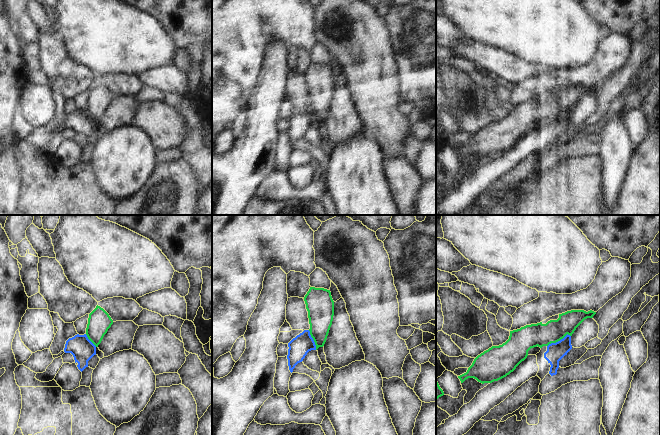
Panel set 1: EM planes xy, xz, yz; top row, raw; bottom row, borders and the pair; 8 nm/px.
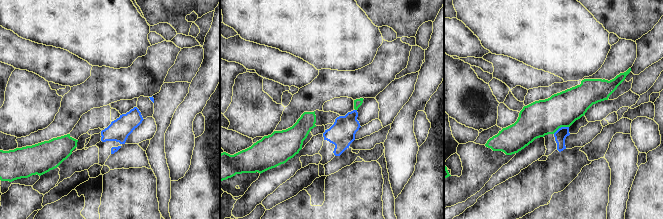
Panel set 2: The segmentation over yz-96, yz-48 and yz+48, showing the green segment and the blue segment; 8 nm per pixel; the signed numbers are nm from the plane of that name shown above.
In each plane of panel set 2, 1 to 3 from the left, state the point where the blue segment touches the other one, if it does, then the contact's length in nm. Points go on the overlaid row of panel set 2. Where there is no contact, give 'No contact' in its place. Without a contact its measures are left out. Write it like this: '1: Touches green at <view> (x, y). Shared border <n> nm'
1: No contact
2: No contact
3: Touches green at yz+48 (560, 127). Shared border 140 nm

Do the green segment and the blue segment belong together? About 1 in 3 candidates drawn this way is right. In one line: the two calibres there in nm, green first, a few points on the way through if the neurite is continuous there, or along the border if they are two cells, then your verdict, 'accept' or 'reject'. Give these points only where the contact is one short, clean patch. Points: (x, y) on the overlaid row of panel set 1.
190/150 nm | along yz (570, 335), (566, 334), (547, 346) | reject

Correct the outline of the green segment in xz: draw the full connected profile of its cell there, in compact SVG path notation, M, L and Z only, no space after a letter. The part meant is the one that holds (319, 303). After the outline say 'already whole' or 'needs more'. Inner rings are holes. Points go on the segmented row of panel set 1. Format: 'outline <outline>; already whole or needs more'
outline M310 287L304 297L310 324L310 335L316 350L323 347L334 316L334 301L330 290Z; already whole

